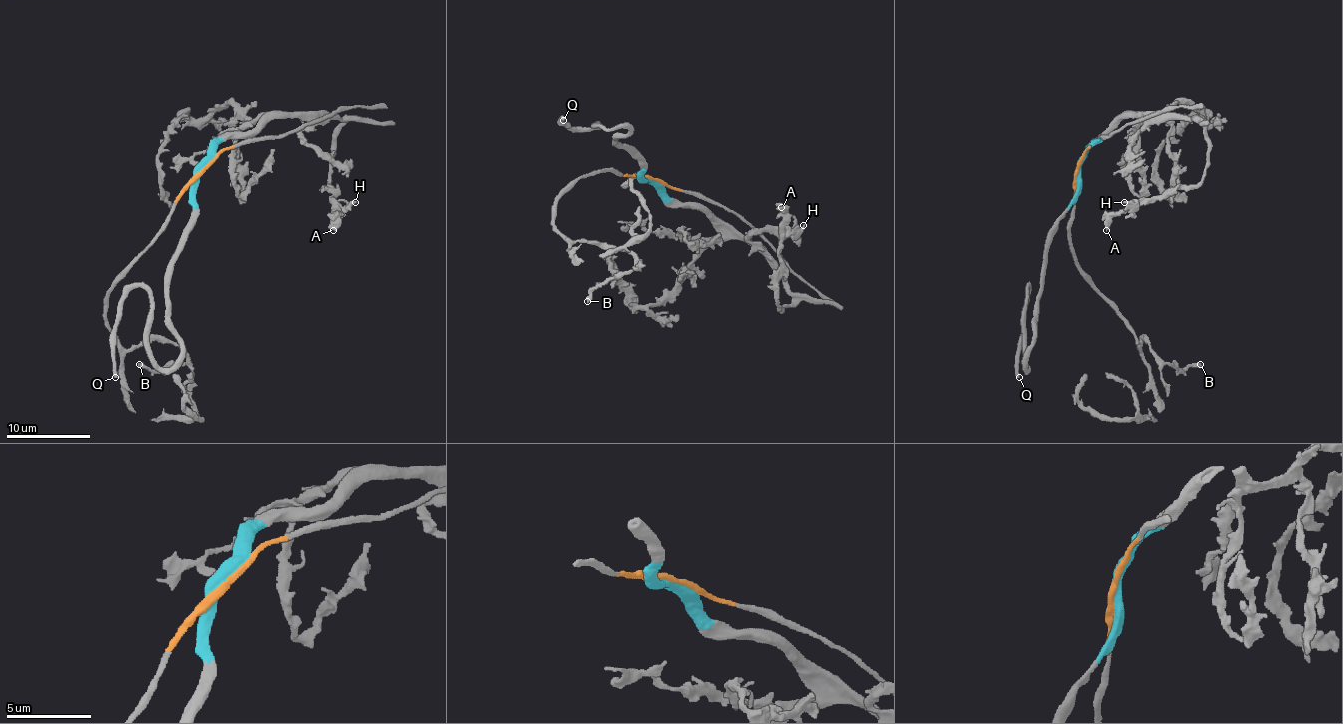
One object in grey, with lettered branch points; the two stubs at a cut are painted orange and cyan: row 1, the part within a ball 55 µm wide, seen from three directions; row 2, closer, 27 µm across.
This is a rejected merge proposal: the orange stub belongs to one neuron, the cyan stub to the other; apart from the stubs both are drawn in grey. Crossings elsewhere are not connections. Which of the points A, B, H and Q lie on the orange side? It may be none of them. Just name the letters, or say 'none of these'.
B

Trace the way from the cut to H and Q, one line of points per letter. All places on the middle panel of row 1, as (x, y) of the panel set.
H: (649, 181), (679, 204), (704, 206), (768, 258), (791, 298), (789, 304), (779, 308), (781, 243), (804, 224)
Q: (649, 181), (643, 176), (643, 166), (616, 137), (628, 130), (572, 128), (564, 120)

